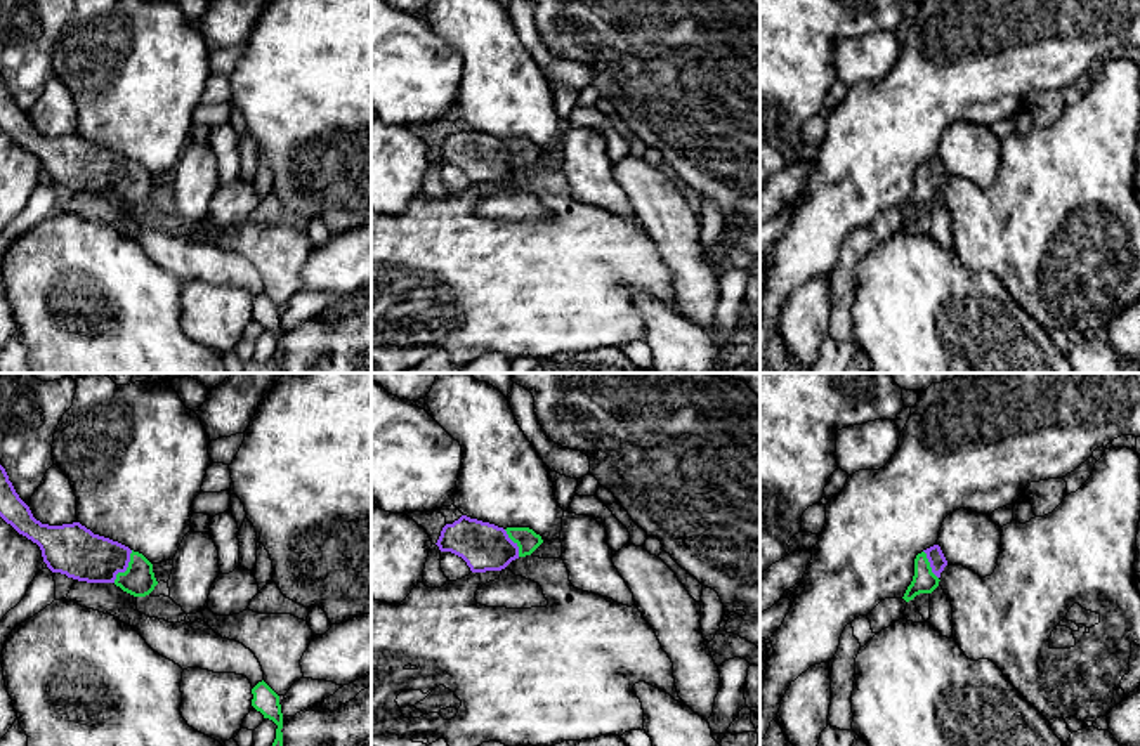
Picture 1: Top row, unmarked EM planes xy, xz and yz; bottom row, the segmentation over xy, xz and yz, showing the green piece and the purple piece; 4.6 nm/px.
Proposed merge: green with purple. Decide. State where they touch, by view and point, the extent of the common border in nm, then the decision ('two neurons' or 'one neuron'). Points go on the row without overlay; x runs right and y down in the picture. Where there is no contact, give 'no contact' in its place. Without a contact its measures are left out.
xy (127, 179) | 180 nm | one neuron

